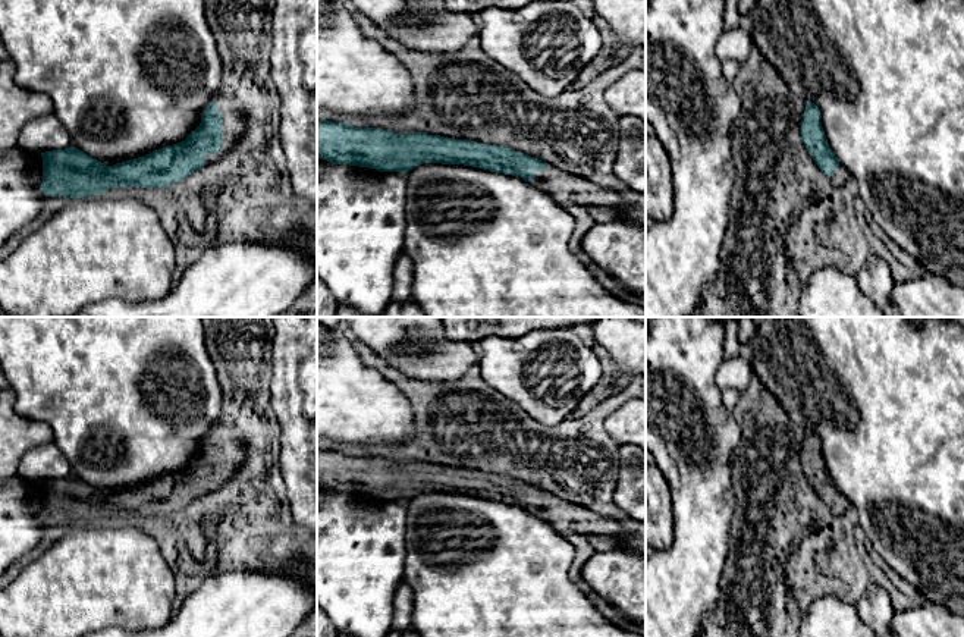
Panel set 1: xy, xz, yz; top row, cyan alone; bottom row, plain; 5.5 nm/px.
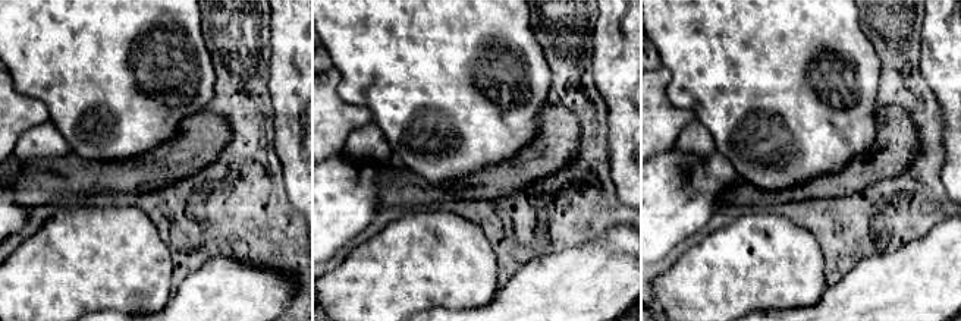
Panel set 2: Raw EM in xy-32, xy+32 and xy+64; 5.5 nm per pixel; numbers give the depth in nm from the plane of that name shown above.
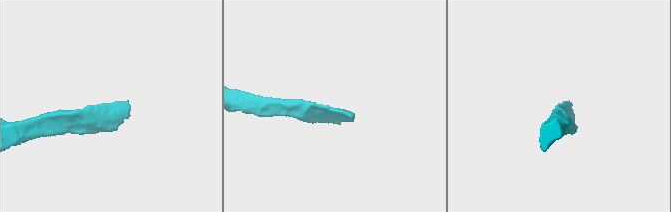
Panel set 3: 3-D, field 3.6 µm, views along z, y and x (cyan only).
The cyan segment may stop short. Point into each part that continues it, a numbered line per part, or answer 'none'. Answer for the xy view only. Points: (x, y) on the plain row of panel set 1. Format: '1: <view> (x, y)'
1: xy (234, 446)

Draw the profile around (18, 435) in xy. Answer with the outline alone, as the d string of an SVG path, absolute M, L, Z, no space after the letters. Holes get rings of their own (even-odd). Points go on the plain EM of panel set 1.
M12 387L0 390L0 483L18 474L22 456L53 440L51 429L43 421L16 412Z

